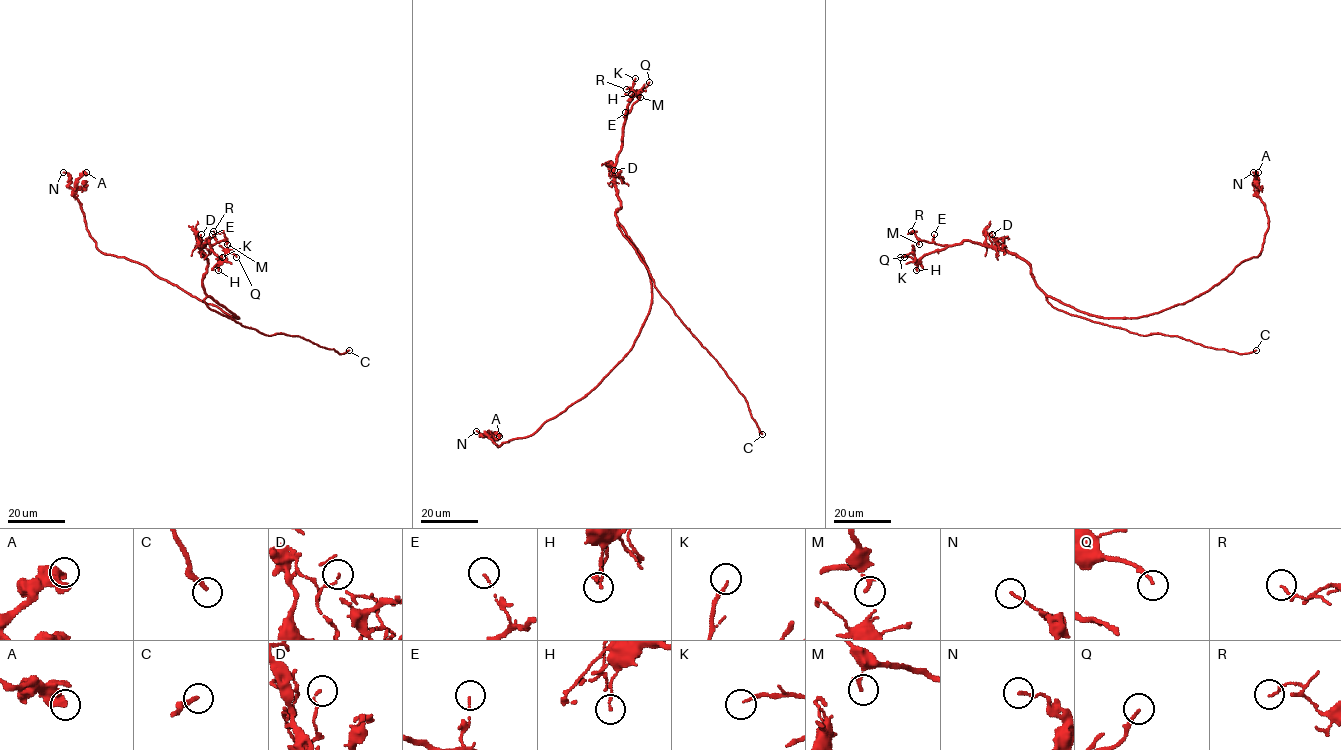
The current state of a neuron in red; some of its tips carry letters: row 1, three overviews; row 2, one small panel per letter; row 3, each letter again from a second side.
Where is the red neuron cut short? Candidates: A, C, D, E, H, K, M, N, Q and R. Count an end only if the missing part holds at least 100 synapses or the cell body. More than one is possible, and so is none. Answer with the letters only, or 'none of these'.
C

